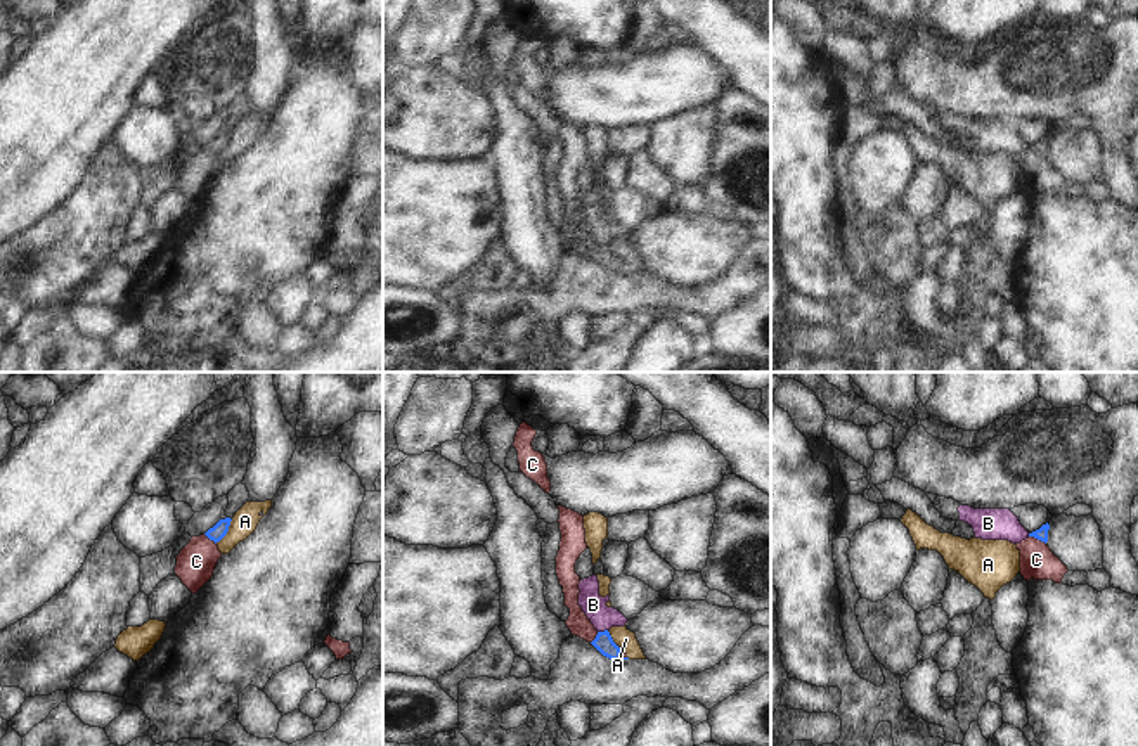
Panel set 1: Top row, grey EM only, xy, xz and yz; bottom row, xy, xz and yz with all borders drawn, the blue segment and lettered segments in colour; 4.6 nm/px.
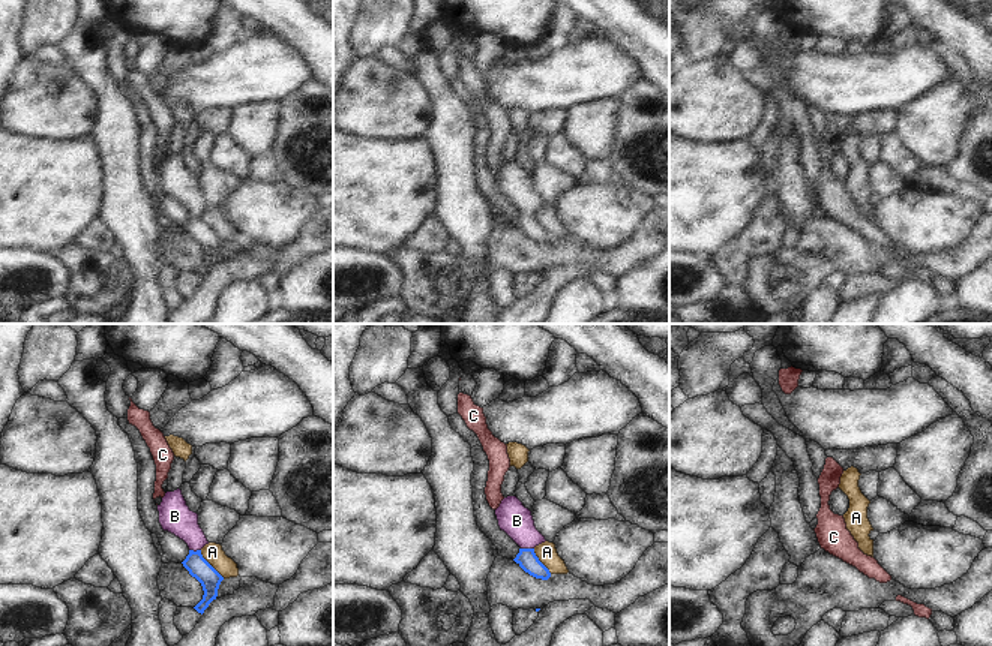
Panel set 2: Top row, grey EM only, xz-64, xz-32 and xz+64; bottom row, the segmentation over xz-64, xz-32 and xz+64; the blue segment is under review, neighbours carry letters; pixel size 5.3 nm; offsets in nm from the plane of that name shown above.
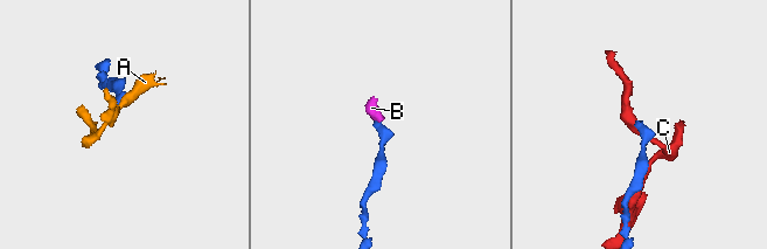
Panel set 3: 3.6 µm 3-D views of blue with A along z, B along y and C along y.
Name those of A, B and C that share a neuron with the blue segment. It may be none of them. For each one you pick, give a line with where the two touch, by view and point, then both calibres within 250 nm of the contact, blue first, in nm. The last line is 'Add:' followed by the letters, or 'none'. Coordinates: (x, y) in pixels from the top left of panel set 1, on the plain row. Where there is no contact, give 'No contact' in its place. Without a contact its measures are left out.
B: Touches blue at xz (601, 244). Thickness 90 nm (blue) against 110 nm
Add: B.

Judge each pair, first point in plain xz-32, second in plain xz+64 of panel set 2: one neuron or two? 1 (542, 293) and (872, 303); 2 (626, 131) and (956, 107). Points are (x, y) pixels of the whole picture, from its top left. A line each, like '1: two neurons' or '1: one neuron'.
1: one neuron
2: two neurons

